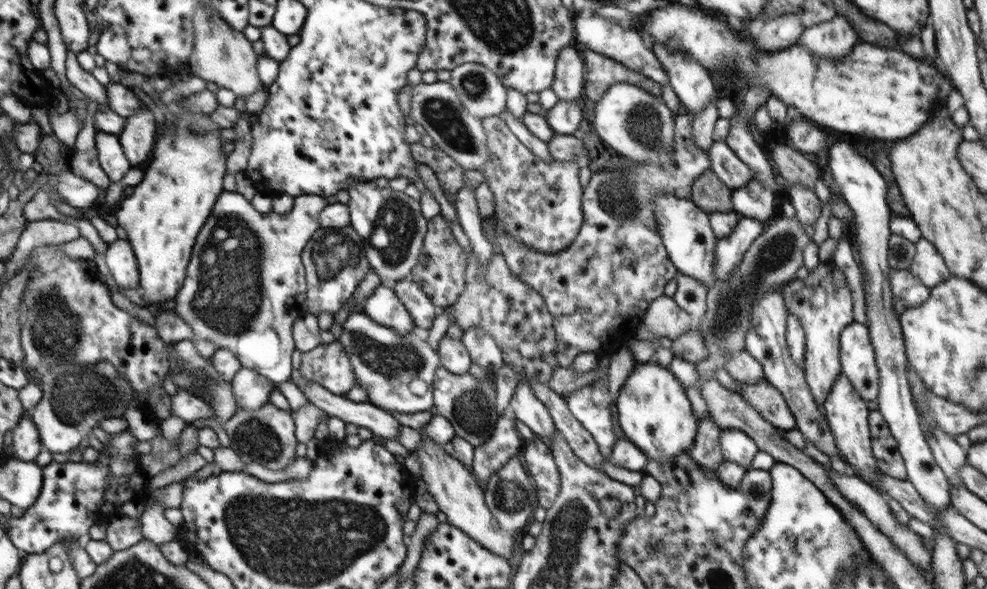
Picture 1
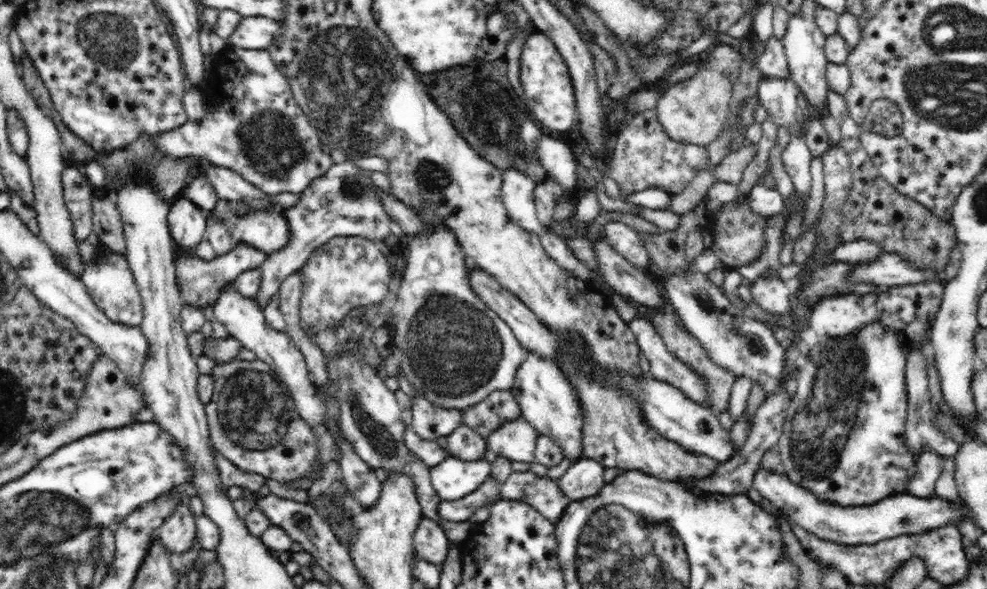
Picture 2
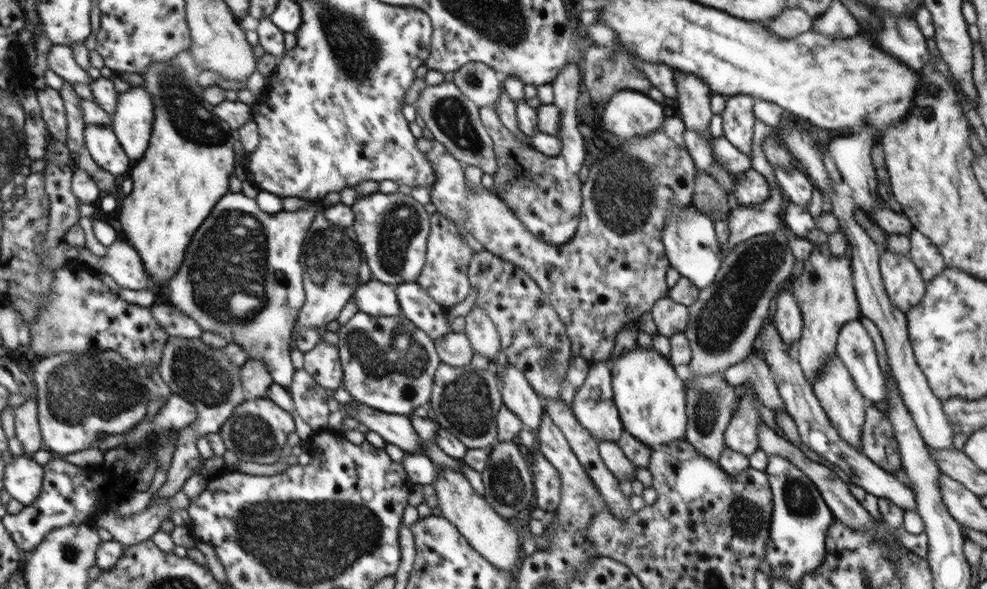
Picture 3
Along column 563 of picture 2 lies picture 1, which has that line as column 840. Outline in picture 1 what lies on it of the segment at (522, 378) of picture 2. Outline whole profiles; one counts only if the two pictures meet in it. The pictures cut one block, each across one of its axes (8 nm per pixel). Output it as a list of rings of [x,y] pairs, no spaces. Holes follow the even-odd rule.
[[[840,373],[838,379],[834,382],[830,393],[826,396],[825,402],[822,405],[825,418],[829,423],[829,428],[832,434],[836,438],[836,445],[841,453],[842,460],[855,468],[855,472],[864,475],[864,480],[870,484],[870,486],[876,485],[878,477],[880,477],[877,463],[875,462],[873,451],[871,450],[870,432],[869,432],[869,413],[864,401],[850,383],[850,379]]]

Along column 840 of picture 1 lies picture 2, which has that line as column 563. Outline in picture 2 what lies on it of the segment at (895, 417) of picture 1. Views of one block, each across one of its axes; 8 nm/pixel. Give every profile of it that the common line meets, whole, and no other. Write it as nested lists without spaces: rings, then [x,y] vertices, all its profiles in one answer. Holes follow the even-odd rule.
[[[542,134],[540,137],[536,152],[539,163],[545,172],[562,186],[563,192],[568,194],[565,199],[572,200],[569,195],[576,191],[578,182],[576,179],[578,164],[576,152],[572,152],[567,143],[553,139],[547,134]]]

